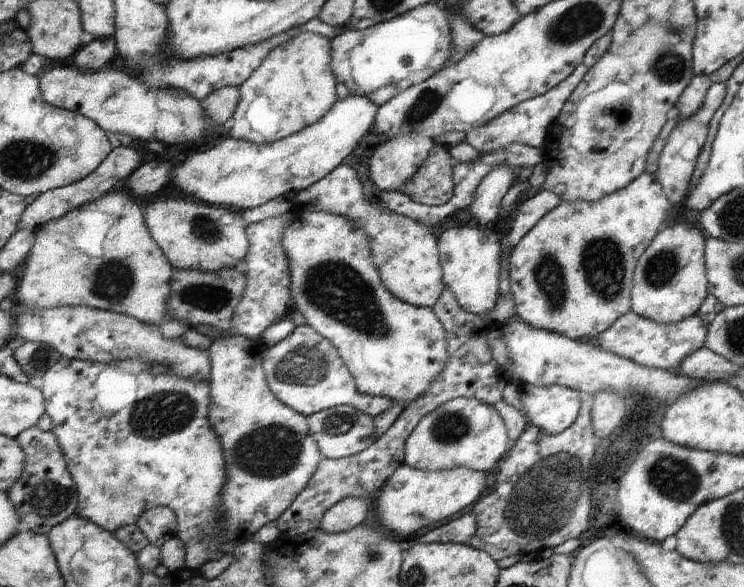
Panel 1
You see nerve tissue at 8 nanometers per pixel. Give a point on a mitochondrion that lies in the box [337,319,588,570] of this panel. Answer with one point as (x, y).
(451, 427)

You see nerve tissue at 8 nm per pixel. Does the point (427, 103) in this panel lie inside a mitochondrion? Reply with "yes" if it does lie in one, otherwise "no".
yes

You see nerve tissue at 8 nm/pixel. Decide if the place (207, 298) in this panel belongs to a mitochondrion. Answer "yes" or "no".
yes

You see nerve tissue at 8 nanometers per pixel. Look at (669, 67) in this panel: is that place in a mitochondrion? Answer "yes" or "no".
yes

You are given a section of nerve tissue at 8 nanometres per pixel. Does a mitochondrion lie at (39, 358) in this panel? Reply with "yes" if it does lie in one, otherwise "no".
yes

